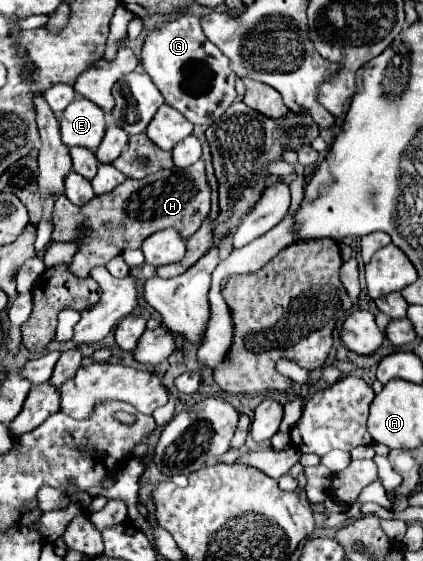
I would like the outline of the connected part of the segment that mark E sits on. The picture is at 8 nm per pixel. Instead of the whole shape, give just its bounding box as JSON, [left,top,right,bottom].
[61,98,107,150]

